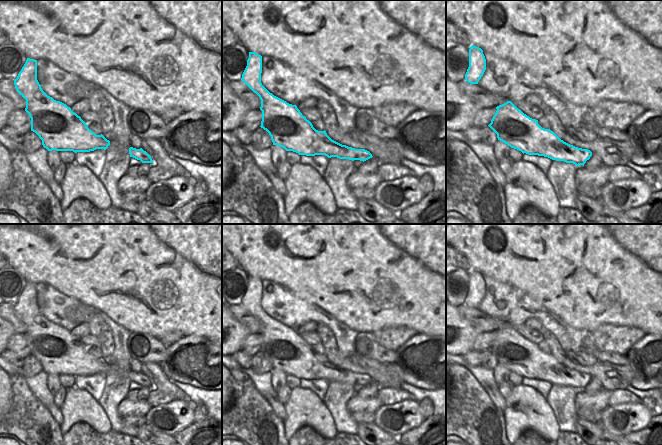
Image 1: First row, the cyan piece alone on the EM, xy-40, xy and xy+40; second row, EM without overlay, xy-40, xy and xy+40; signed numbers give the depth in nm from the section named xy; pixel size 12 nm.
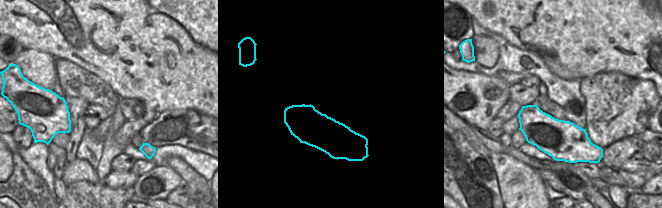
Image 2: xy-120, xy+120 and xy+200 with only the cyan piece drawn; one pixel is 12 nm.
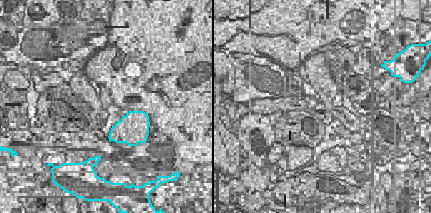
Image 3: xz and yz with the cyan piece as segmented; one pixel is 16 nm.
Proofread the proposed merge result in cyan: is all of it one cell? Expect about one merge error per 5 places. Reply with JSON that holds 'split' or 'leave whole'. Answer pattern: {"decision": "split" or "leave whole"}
{"decision": "leave whole"}

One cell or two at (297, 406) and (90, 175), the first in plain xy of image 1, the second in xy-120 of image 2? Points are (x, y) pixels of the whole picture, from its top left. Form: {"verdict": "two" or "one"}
{"verdict": "one"}

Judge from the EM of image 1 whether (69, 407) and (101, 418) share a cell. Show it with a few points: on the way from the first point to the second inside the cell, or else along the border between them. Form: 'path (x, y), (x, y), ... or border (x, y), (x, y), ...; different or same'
path (77, 407), (84, 408), (93, 414); same

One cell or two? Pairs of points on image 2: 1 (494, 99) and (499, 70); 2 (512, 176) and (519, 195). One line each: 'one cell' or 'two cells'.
1: two cells
2: one cell

